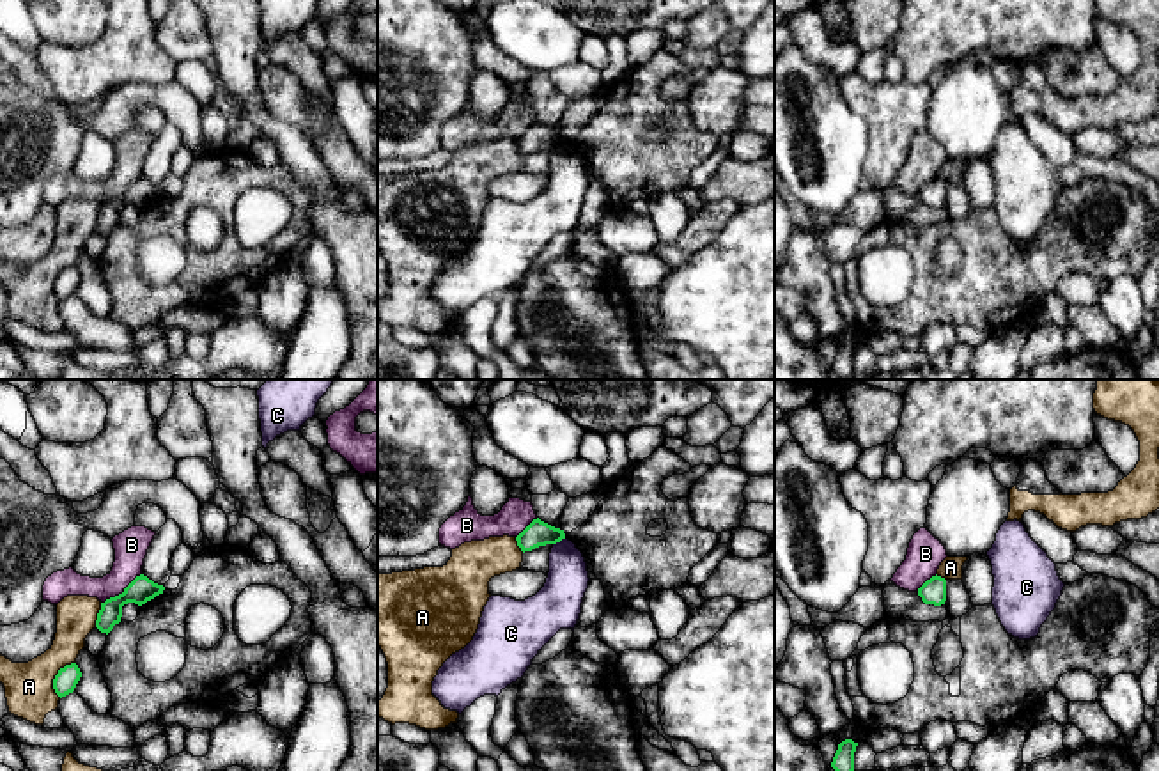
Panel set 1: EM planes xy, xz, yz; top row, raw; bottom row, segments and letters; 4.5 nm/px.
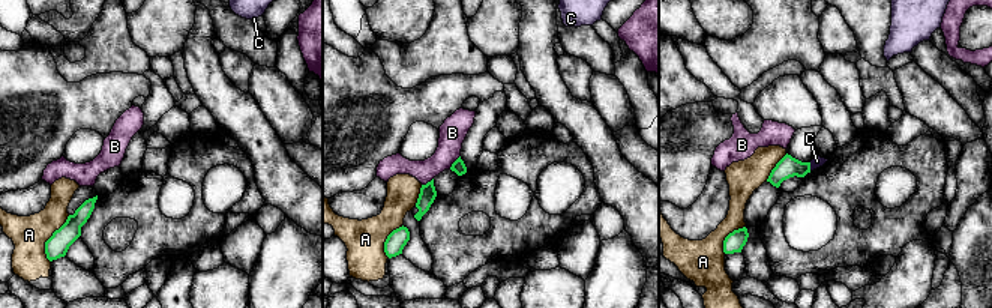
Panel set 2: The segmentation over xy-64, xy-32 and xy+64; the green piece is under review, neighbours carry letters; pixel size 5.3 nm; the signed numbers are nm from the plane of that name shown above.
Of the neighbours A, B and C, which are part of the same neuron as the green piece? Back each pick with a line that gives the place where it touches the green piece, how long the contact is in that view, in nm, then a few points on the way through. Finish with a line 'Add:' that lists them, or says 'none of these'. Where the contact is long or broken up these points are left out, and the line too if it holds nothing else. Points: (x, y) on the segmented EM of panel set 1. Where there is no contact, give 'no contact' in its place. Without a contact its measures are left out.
Add: none of these

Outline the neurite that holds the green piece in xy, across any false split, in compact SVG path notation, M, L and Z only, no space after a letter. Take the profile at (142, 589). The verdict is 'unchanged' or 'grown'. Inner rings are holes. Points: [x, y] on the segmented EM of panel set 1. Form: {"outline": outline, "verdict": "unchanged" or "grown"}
{"outline": "M136 576L122 594L106 599L101 603L101 610L97 613L96 627L101 633L110 633L115 624L121 622L122 606L128 603L135 603L138 606L145 604L147 601L154 599L156 596L163 594L165 587L154 583L147 576Z", "verdict": "unchanged"}

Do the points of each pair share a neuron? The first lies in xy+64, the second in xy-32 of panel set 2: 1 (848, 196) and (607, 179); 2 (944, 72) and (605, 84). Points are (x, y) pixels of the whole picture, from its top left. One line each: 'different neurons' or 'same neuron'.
1: different neurons
2: different neurons

